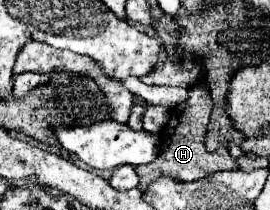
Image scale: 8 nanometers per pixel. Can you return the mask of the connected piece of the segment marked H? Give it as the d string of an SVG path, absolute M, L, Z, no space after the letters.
M192 87L188 91L188 101L170 109L170 121L164 127L164 131L160 133L162 135L162 149L158 153L158 159L154 159L154 163L136 167L136 173L140 175L140 185L138 185L140 191L146 191L148 185L160 177L172 177L178 181L198 181L198 179L204 179L216 171L240 169L236 159L230 157L230 151L214 151L214 153L206 151L204 139L208 133L212 107L214 107L214 103L210 99L210 91L202 89L202 87Z

